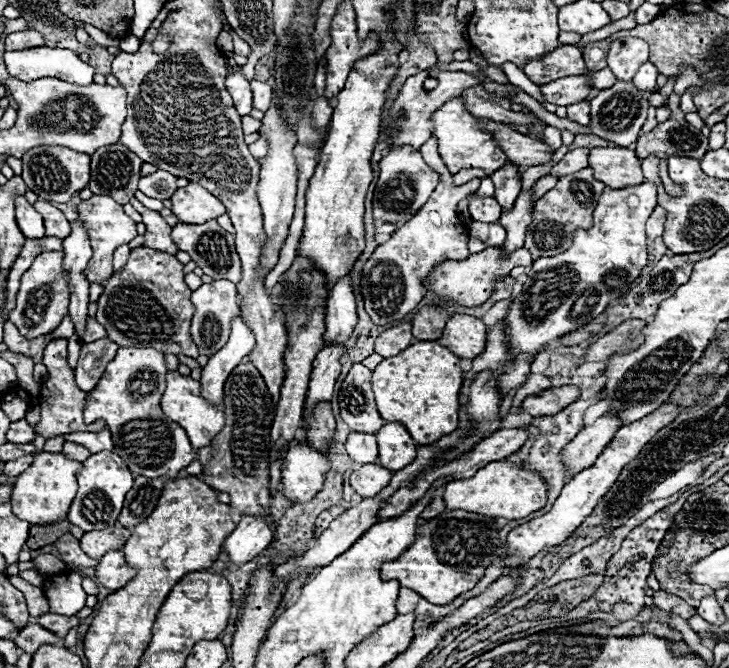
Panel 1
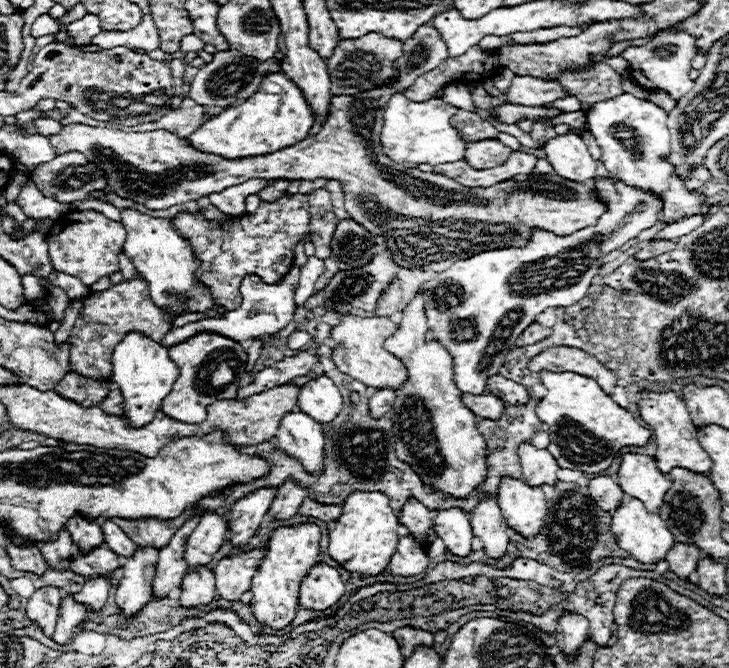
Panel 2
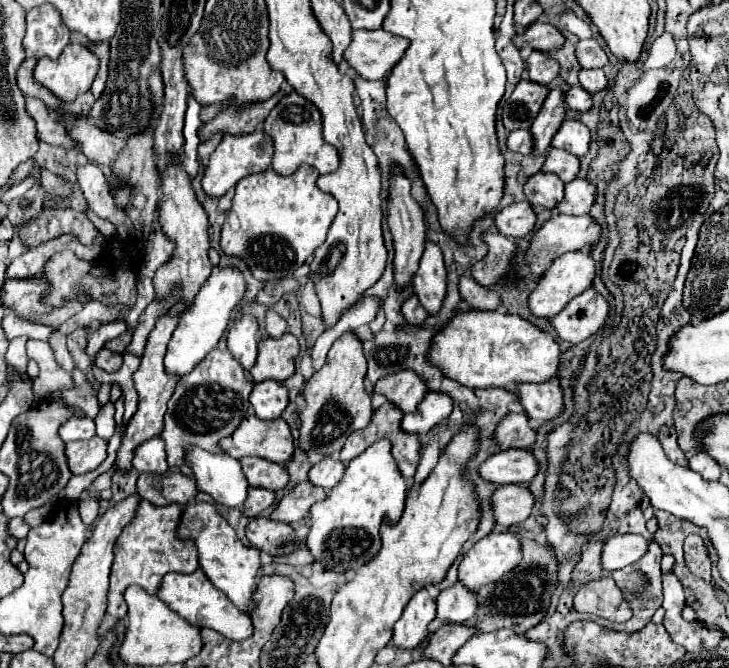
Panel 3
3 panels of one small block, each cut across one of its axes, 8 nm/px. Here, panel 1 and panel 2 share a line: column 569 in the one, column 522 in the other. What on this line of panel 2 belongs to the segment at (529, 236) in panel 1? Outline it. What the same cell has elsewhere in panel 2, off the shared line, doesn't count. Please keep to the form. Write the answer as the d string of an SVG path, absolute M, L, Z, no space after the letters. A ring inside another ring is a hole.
M430 24L420 26L414 38L402 44L402 56L392 66L398 72L398 78L394 82L386 82L382 86L358 92L354 96L332 96L330 116L326 122L322 122L322 130L316 136L308 136L306 140L286 150L278 150L274 154L266 154L258 158L226 160L216 154L206 154L206 152L194 150L184 140L176 138L174 134L166 130L122 132L122 130L112 130L112 128L92 128L86 124L66 124L62 126L60 134L50 136L50 142L54 142L54 148L58 150L58 154L64 154L66 150L84 154L104 174L108 190L112 190L120 198L138 202L150 210L166 210L174 204L192 202L202 196L210 196L230 186L248 182L252 178L338 180L344 190L344 206L350 218L358 222L362 228L366 228L368 232L382 236L386 240L386 246L392 248L390 254L394 262L408 270L444 272L454 262L466 260L480 252L488 252L496 248L510 248L510 246L524 248L530 240L532 228L540 228L556 236L568 236L586 226L594 226L598 218L606 212L606 204L596 198L594 190L586 188L580 182L570 182L566 178L552 176L552 174L522 174L522 176L518 174L518 178L510 178L508 182L498 182L488 188L466 188L442 174L420 172L416 168L406 168L386 158L386 154L382 152L382 144L380 144L380 130L382 130L382 122L384 122L382 116L384 116L384 108L388 100L394 94L412 86L418 76L434 70L446 58L448 58L446 44L442 42L440 34ZM362 164L368 164L368 180L362 180Z

